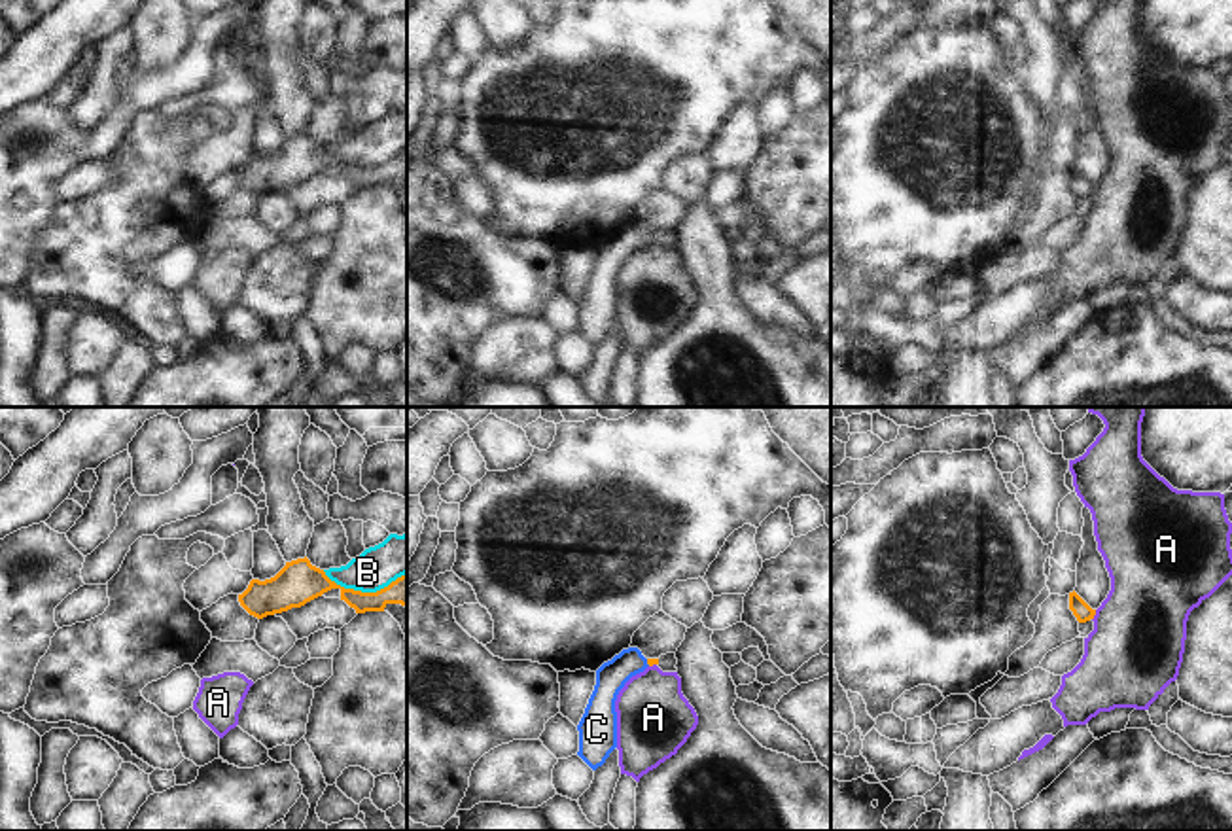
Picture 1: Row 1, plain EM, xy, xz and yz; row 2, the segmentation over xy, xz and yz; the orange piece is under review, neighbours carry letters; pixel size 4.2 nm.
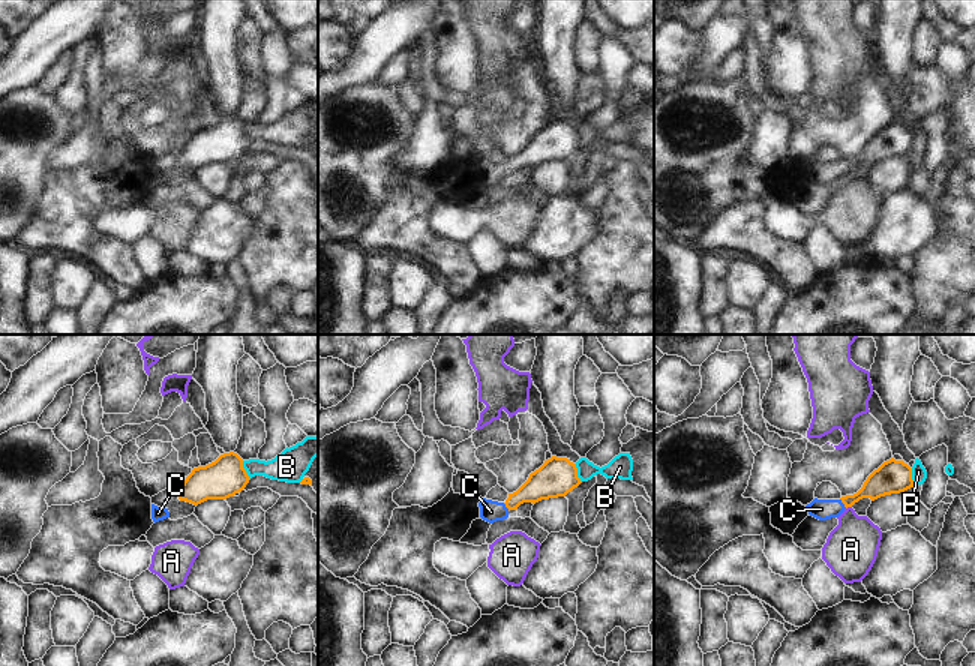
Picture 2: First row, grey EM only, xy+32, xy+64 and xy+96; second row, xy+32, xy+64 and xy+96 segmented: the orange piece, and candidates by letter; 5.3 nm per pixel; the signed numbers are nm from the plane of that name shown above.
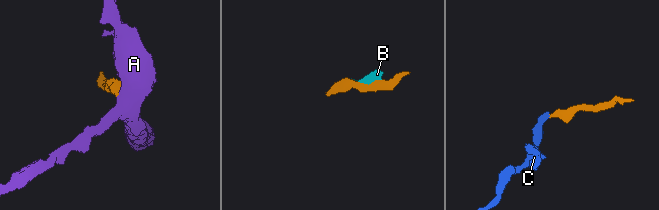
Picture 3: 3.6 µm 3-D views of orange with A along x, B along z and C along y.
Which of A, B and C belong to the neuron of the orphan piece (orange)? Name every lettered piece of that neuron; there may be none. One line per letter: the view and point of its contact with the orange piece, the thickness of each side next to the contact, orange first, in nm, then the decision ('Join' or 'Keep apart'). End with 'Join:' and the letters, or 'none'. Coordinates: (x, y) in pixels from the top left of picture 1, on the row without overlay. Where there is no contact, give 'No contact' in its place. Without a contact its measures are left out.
A: Touches orange at yz (1094, 190). Thickness 80 nm (orange) against 400 nm. Keep apart
B: Touches orange at xy (364, 169). Thickness 150 nm (orange) against 180 nm. Keep apart
C: Touches orange at xz (648, 239). Thickness 30 nm (orange) against 130 nm. Join
Join: C.

